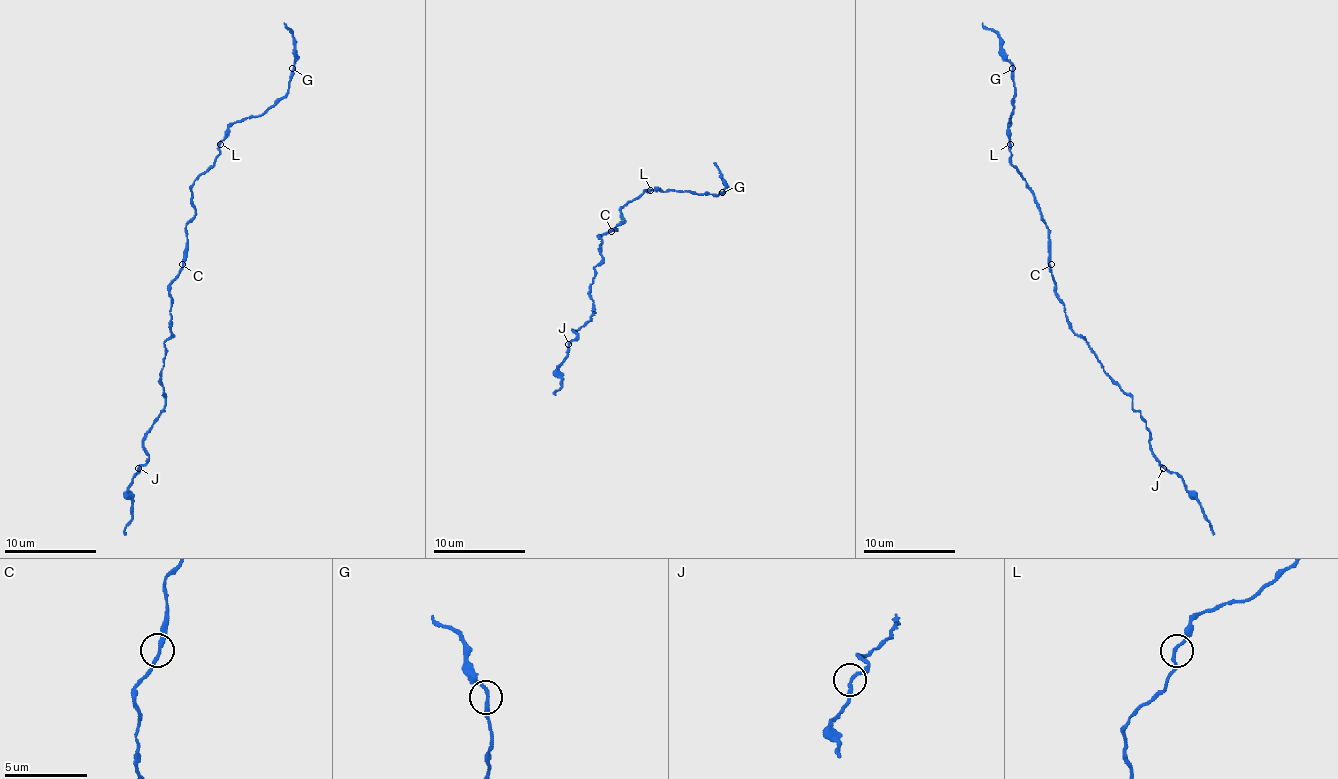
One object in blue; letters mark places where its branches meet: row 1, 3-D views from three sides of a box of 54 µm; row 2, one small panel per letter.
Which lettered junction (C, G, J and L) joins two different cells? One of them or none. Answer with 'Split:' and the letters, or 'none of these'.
Split: none of these

